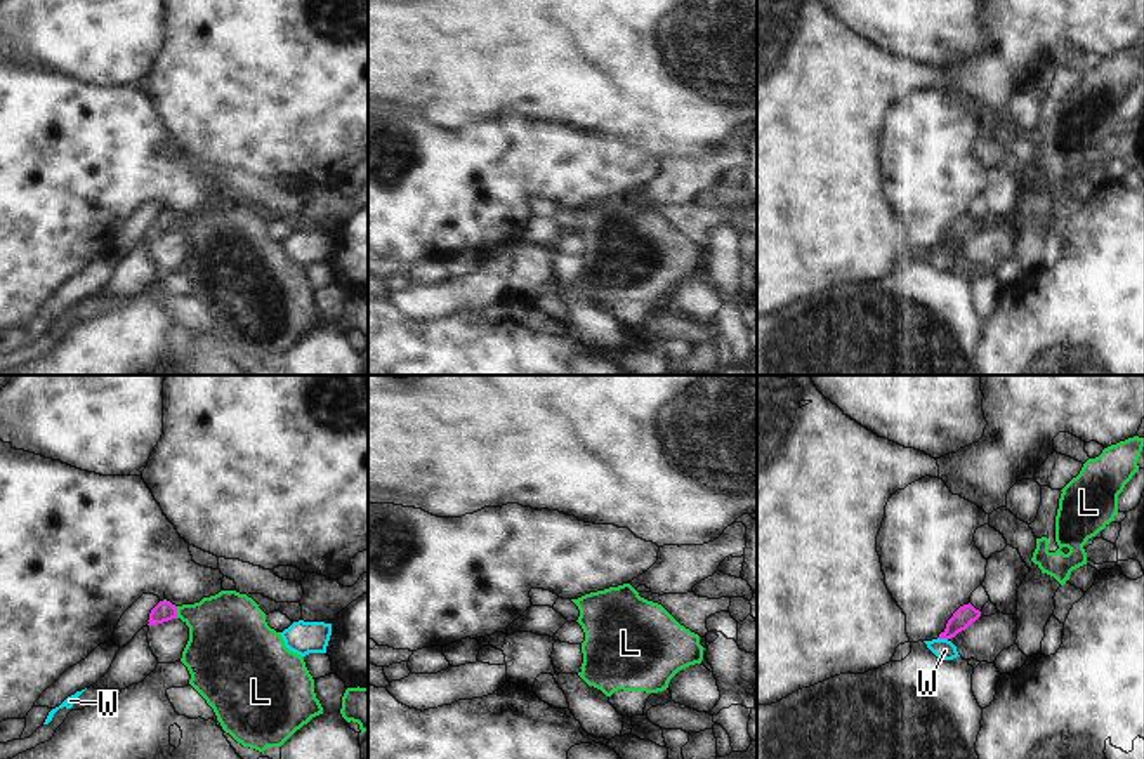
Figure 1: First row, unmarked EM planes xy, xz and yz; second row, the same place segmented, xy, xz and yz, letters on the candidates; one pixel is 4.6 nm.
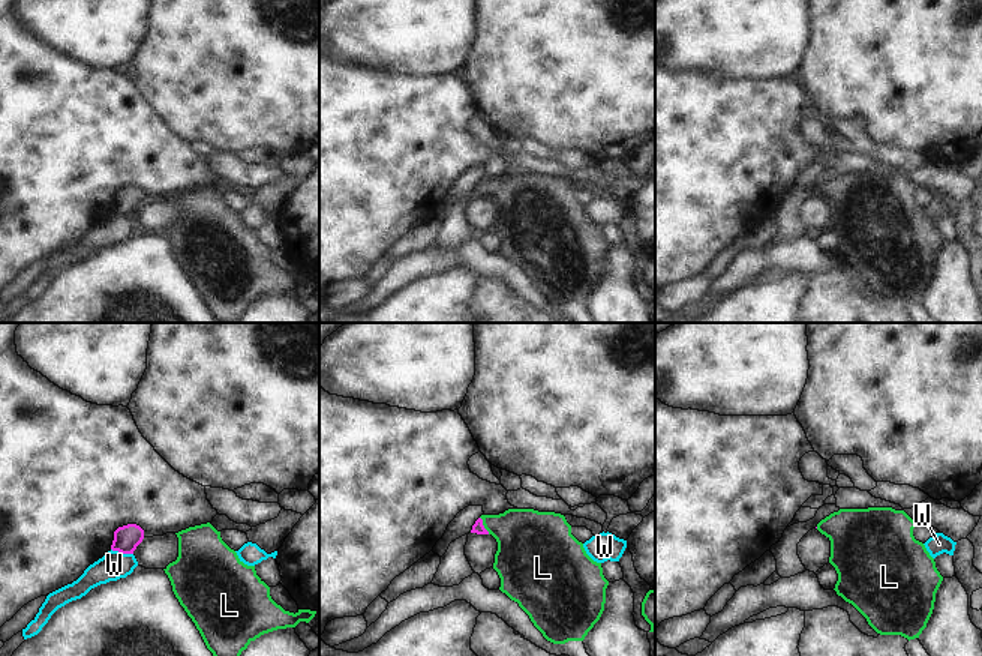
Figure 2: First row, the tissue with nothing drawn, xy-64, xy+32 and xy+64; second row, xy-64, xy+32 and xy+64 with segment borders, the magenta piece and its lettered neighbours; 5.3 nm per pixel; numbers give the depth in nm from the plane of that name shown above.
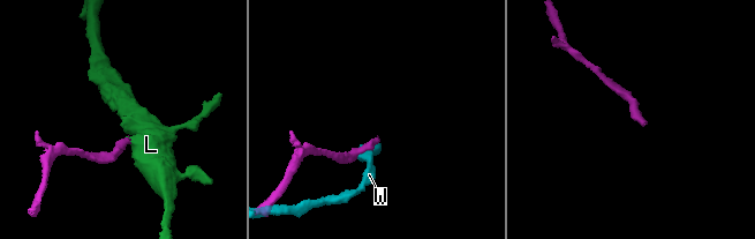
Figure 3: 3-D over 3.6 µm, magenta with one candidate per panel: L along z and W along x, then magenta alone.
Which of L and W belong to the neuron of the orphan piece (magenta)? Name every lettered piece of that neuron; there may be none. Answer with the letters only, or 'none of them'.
L

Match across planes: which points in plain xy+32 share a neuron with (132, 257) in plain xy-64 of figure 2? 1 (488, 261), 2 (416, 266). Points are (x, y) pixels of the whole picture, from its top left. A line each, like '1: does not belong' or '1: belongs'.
1: does not belong
2: does not belong

